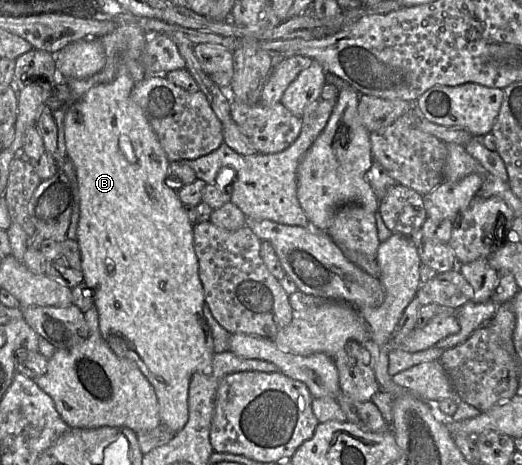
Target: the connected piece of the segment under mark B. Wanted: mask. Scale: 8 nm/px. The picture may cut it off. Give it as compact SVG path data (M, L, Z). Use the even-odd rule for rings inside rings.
M122 74L109 83L92 87L79 101L71 105L64 117L66 151L77 174L80 202L77 242L81 251L82 273L86 286L92 291L93 303L99 314L101 334L118 357L136 363L154 388L161 423L176 434L184 428L188 421L188 394L191 377L195 372L202 371L210 366L215 354L214 343L211 329L203 314L205 298L203 285L199 277L198 257L194 249L194 224L189 220L184 204L179 199L178 190L173 188L173 184L169 180L170 160L143 110L132 99L132 90L135 85L130 76Z

